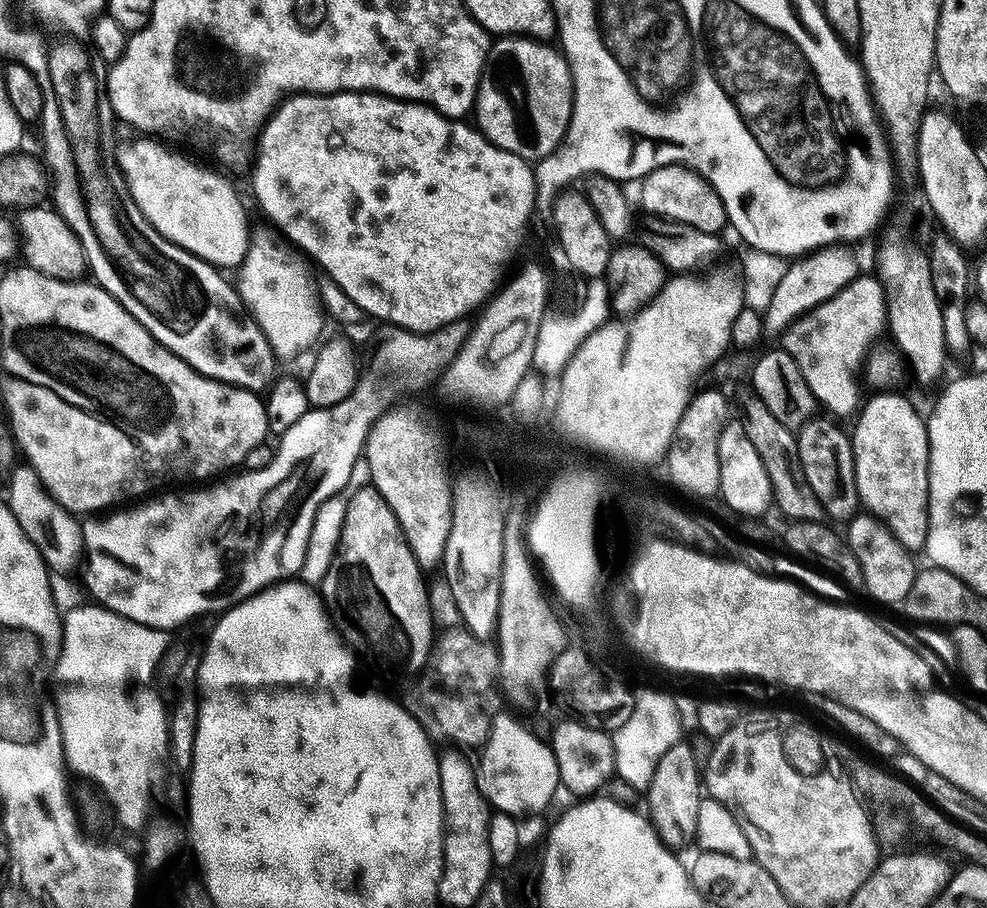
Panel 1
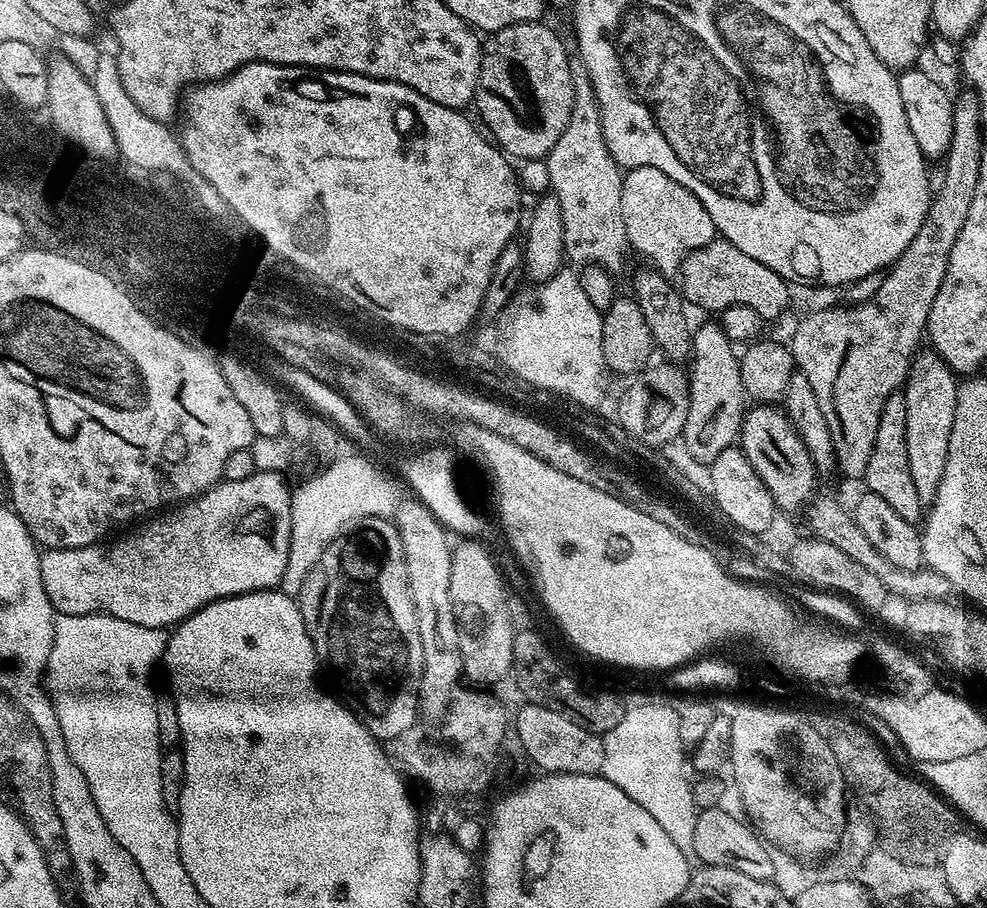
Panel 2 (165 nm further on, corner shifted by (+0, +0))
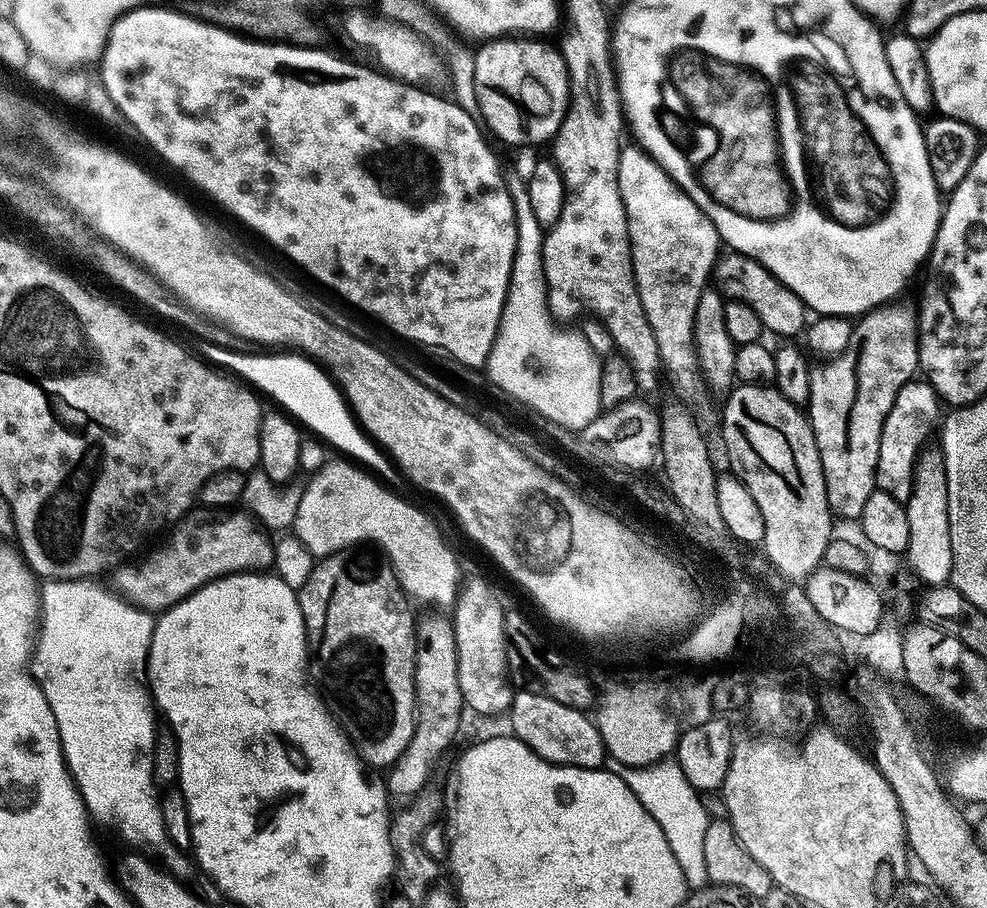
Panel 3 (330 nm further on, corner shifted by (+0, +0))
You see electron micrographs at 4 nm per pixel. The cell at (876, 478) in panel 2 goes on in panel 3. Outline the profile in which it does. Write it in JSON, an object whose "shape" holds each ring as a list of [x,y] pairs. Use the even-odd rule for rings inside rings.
{"shape":[[[913,378],[903,384],[894,398],[894,404],[884,419],[882,438],[878,446],[878,466],[876,467],[876,487],[908,501],[912,493],[912,479],[916,473],[916,461],[920,456],[928,435],[937,431],[942,420],[942,401],[936,395],[935,388],[924,378]]]}

